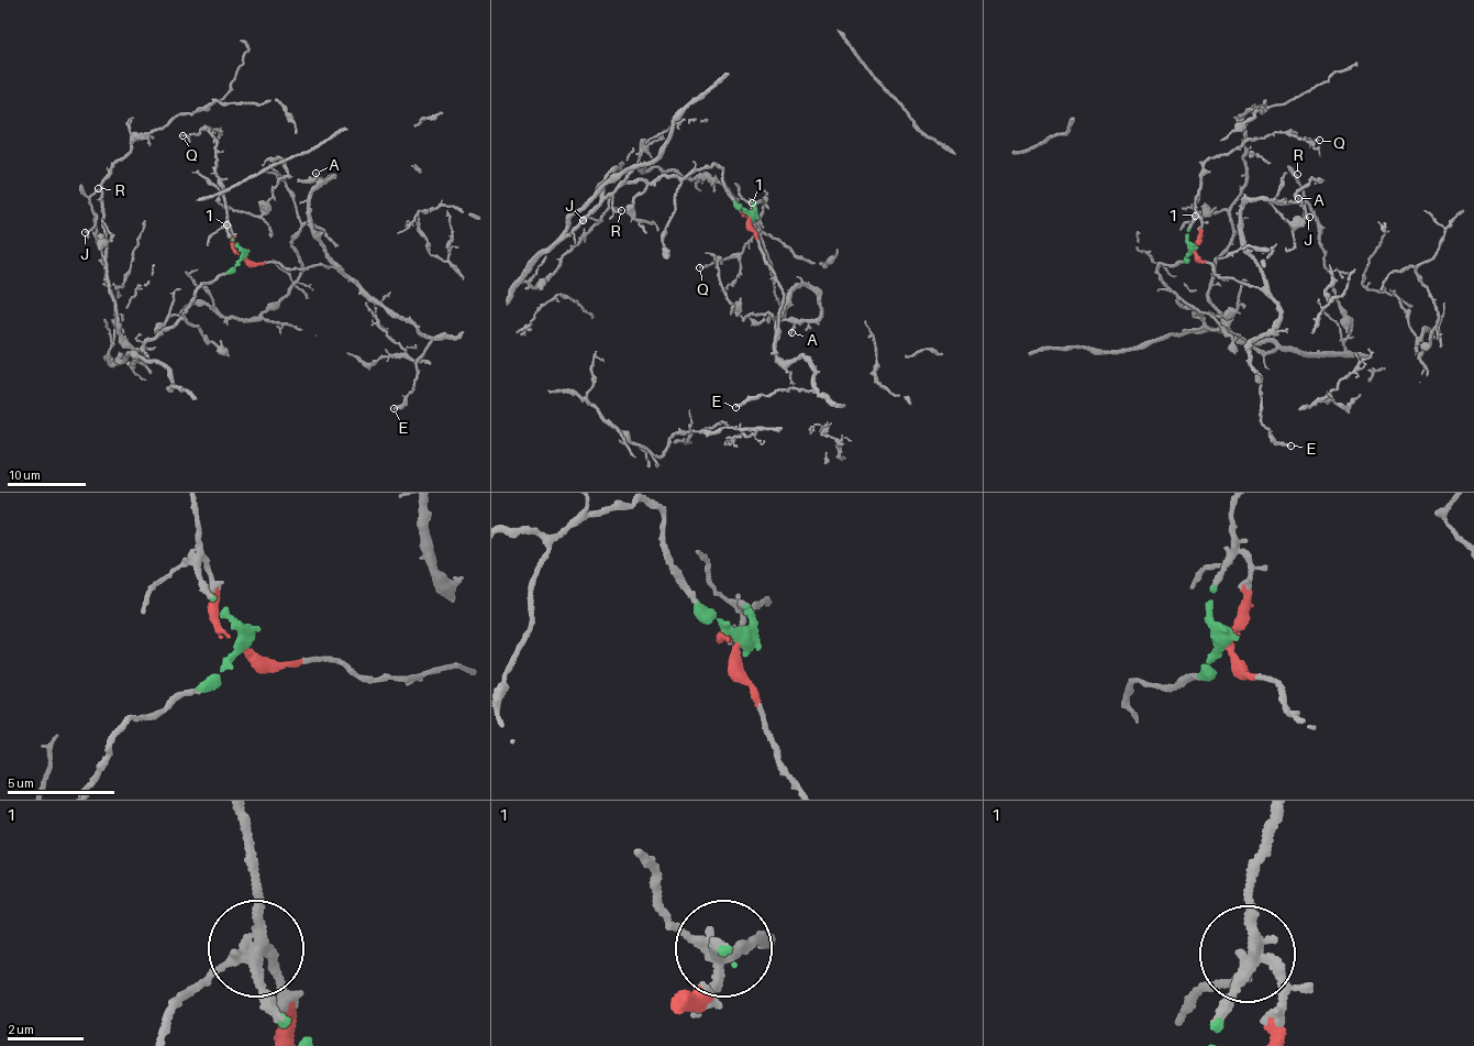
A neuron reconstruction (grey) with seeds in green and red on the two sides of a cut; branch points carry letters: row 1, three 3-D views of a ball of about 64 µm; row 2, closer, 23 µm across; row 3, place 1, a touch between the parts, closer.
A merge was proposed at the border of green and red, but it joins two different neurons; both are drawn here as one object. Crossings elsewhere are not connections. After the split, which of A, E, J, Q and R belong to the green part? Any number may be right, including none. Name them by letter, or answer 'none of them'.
J, Q, R

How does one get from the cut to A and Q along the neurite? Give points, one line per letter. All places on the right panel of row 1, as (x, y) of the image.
A: (1194, 250), (1215, 273), (1261, 287), (1262, 268), (1244, 245), (1241, 210), (1248, 200), (1299, 197)
Q: (1194, 250), (1187, 235), (1201, 164), (1250, 139), (1276, 132), (1289, 131), (1303, 140), (1319, 141)

